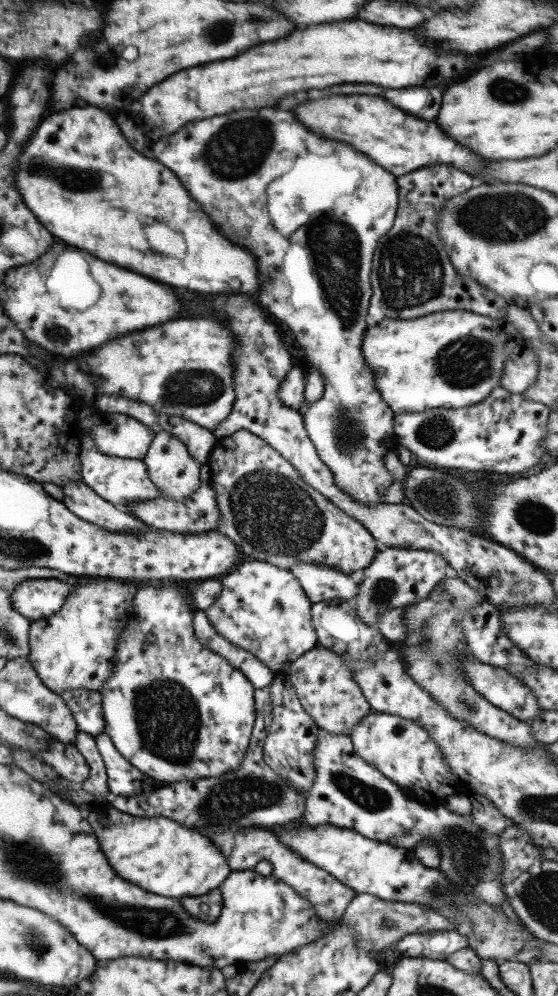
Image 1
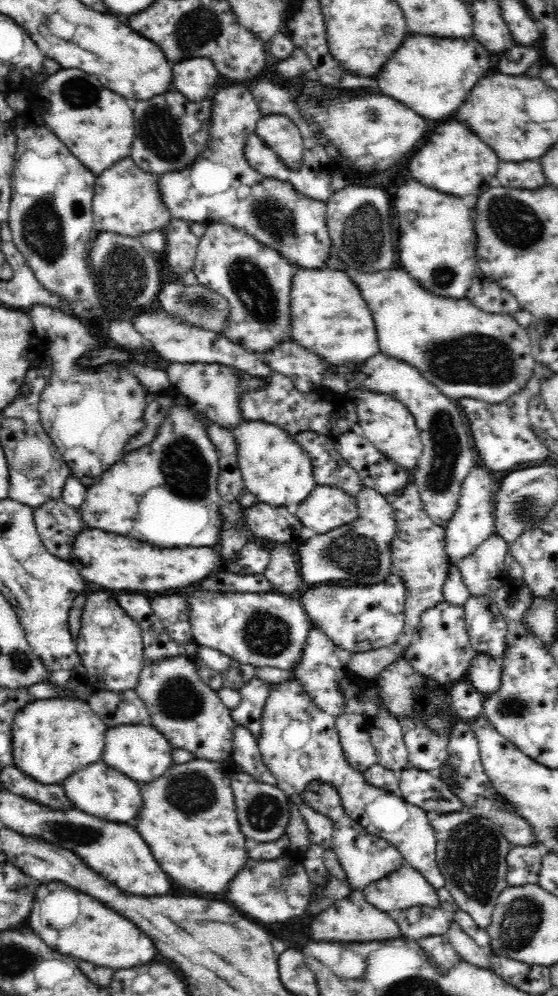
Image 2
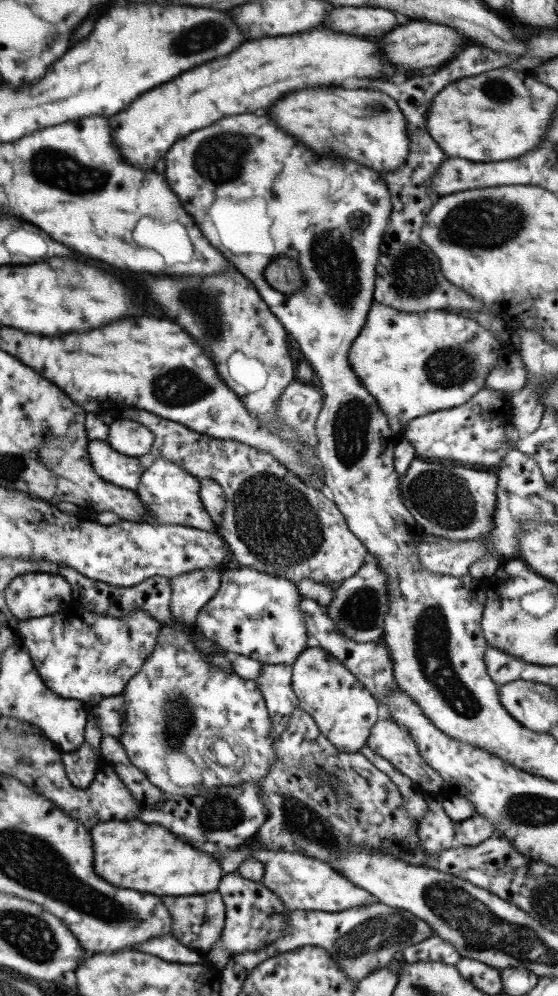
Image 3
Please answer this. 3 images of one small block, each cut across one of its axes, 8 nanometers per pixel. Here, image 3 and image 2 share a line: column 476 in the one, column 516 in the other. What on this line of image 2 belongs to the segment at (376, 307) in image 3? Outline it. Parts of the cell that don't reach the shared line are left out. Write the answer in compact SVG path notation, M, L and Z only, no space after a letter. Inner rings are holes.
M344 266L338 271L346 271L346 275L354 280L354 284L358 284L364 298L374 298L366 300L366 304L374 314L380 353L416 368L421 376L438 387L444 396L455 401L478 399L496 404L506 400L514 392L520 392L531 379L536 364L531 355L531 338L527 330L516 323L513 316L484 312L468 299L453 300L436 296L422 288L416 280L412 280L404 270L362 274L354 268Z

